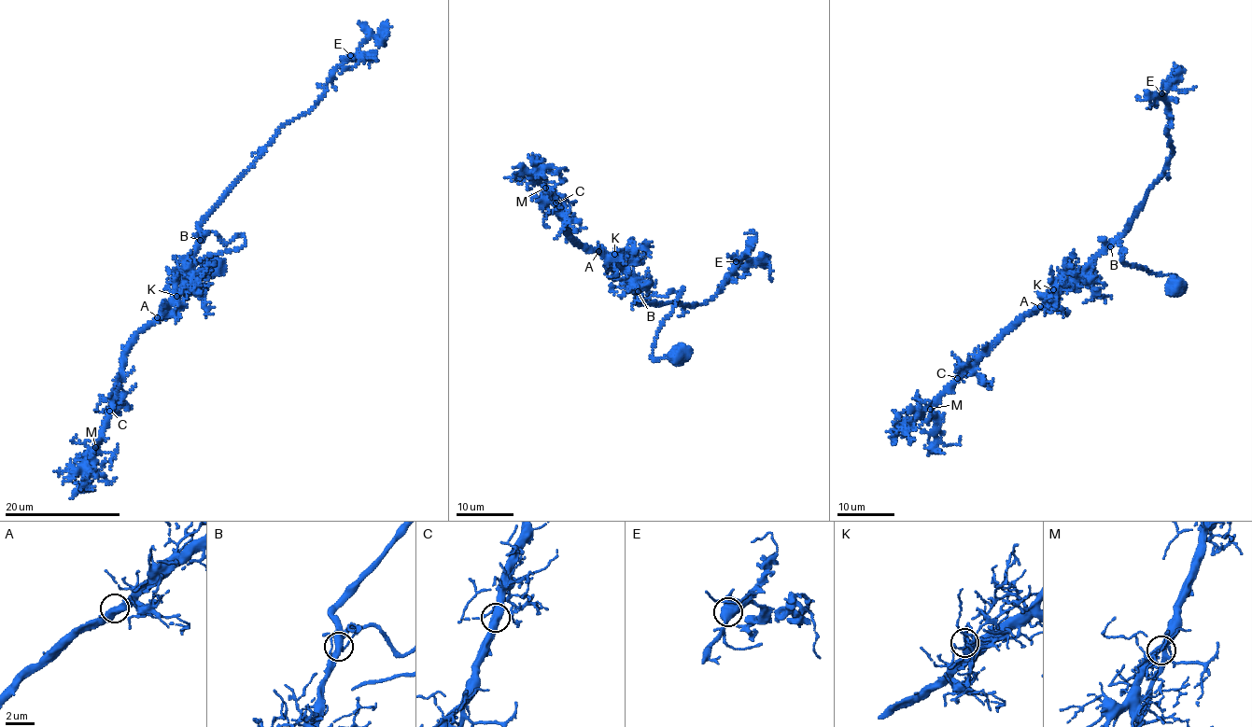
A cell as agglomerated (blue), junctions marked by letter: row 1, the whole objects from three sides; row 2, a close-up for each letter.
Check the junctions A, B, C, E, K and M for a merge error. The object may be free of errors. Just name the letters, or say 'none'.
none

